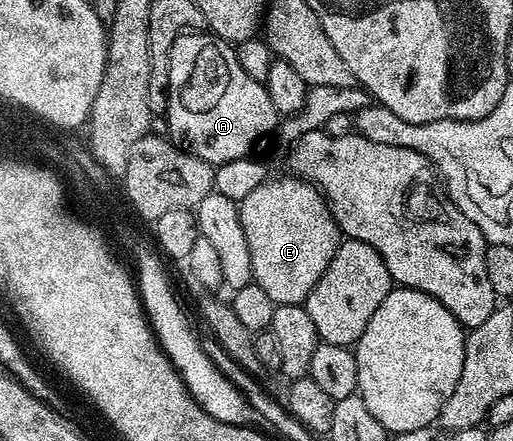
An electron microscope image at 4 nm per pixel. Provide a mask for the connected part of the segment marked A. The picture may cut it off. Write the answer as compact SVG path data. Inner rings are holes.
M189 32L180 34L170 48L168 57L168 118L167 137L181 150L188 150L194 156L206 160L211 166L218 167L230 160L242 160L253 153L259 138L275 131L278 115L274 104L270 104L268 89L263 82L250 80L238 64L235 45L220 39L211 32Z

